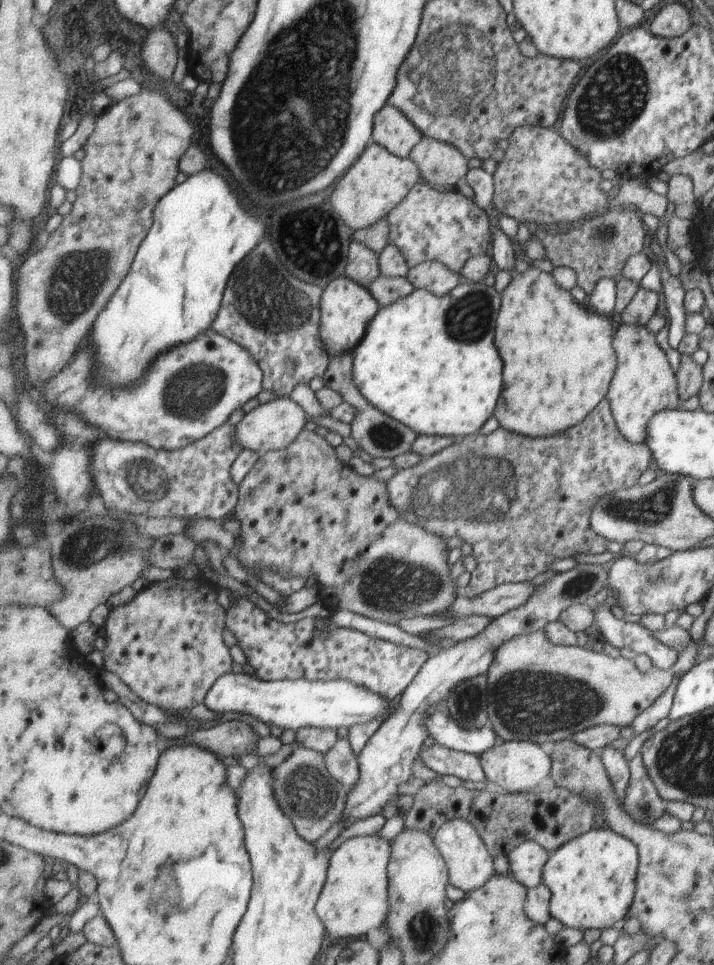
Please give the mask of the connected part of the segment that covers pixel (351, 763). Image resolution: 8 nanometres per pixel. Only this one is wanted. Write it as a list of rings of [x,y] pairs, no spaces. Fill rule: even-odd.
[[[339,737],[333,748],[324,754],[324,760],[329,772],[348,790],[356,786],[360,777],[358,755],[353,752],[347,737]]]

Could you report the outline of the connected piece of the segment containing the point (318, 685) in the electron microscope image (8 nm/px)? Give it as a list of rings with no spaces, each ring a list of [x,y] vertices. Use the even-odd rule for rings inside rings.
[[[228,672],[227,674],[223,674],[216,681],[215,684],[210,688],[210,691],[207,692],[205,698],[203,698],[203,704],[206,709],[214,712],[215,714],[222,715],[223,712],[237,712],[237,714],[247,714],[247,716],[252,716],[257,720],[260,720],[267,726],[278,726],[282,728],[282,730],[299,730],[299,728],[308,727],[319,727],[320,729],[337,729],[337,728],[351,728],[353,724],[365,724],[365,722],[369,722],[369,720],[375,720],[377,716],[383,715],[385,719],[390,717],[390,712],[387,712],[387,708],[389,708],[389,700],[383,698],[383,695],[371,692],[367,689],[363,684],[354,683],[349,679],[337,679],[334,681],[310,681],[309,679],[285,679],[282,681],[266,681],[256,677],[255,675],[250,675],[247,673],[237,673]]]

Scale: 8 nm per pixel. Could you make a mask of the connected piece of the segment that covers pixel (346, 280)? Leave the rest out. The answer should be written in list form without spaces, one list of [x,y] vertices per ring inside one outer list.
[[[346,274],[330,281],[324,289],[323,318],[320,321],[320,333],[329,354],[335,356],[353,352],[366,335],[370,322],[378,315],[380,308],[381,305],[370,289],[359,284],[359,281]]]

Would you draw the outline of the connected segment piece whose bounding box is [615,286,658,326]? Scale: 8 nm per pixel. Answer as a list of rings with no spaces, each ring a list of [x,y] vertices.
[[[639,286],[627,306],[620,312],[619,316],[615,317],[618,322],[645,326],[657,309],[657,300],[658,294],[655,291],[646,290]]]

